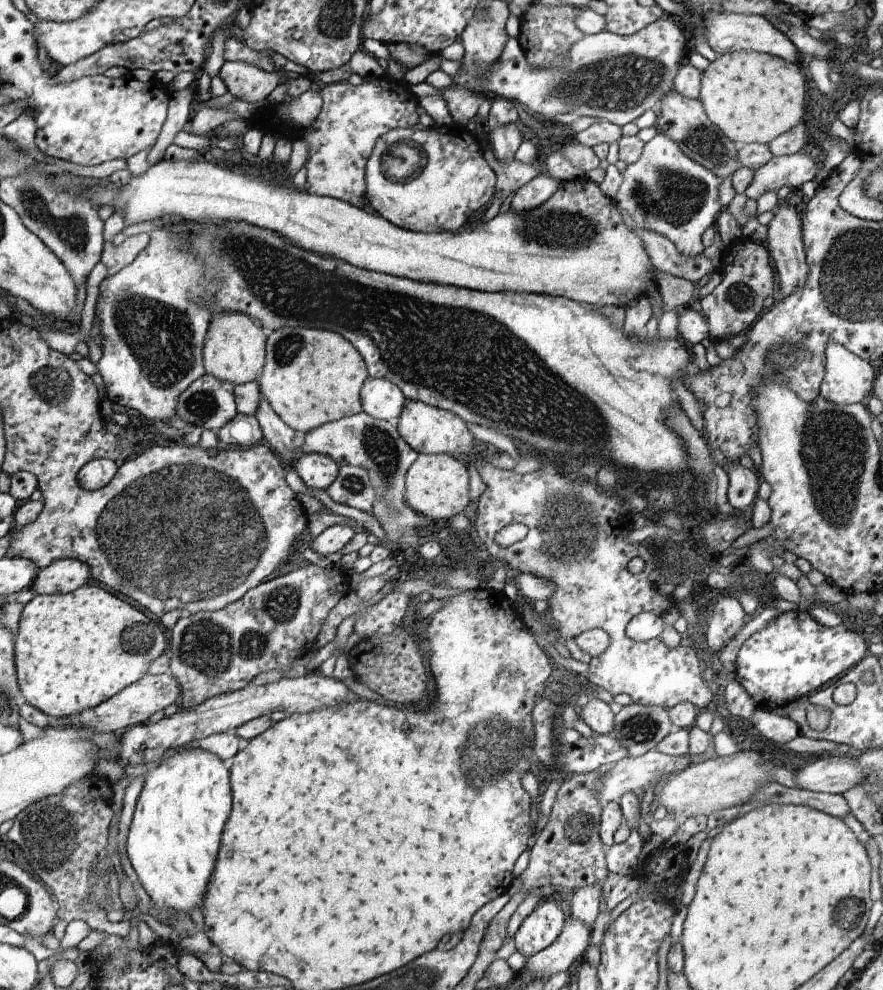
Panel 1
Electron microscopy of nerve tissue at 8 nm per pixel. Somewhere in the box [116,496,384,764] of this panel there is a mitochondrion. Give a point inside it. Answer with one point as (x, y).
(207, 647)

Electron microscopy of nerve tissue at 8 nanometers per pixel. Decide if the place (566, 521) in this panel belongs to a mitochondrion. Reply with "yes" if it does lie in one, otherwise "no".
yes

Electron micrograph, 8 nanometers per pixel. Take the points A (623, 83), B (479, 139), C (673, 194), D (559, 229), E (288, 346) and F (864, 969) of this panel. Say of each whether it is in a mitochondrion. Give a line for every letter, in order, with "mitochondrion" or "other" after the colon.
A: mitochondrion
B: other
C: mitochondrion
D: mitochondrion
E: mitochondrion
F: other

